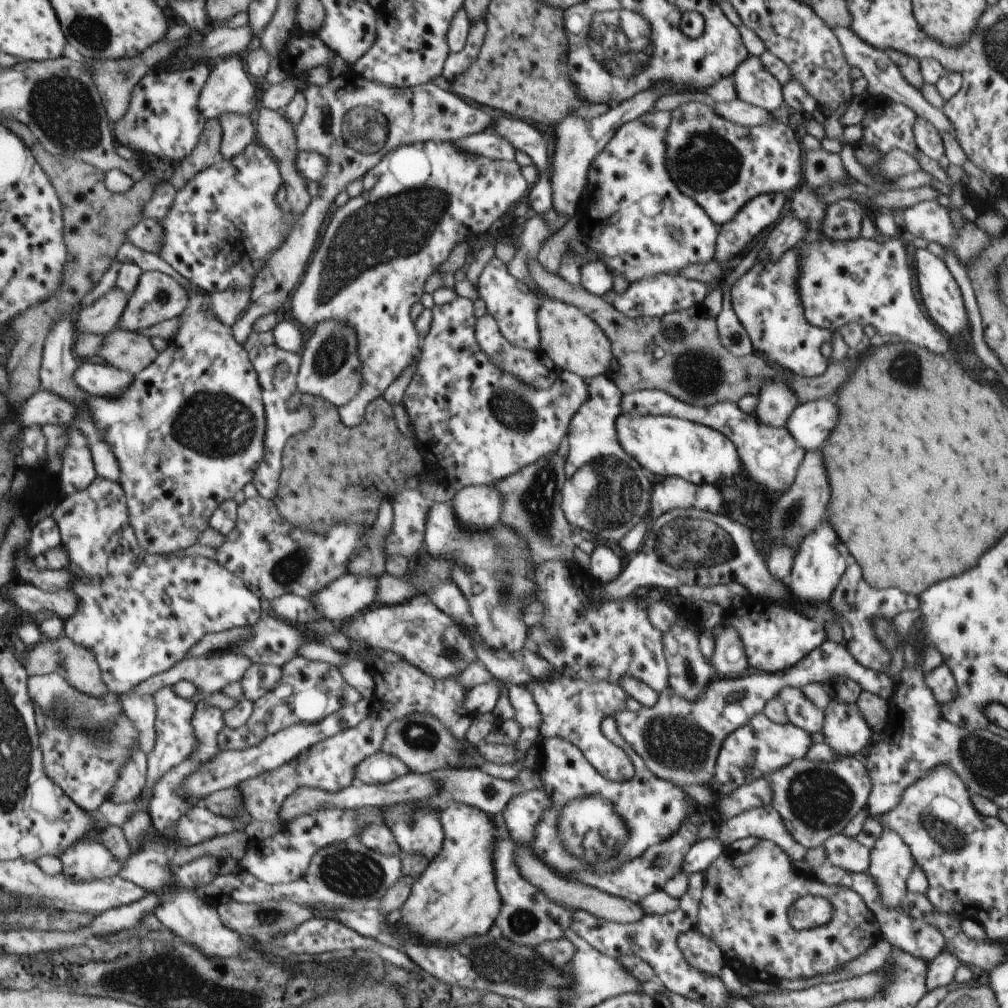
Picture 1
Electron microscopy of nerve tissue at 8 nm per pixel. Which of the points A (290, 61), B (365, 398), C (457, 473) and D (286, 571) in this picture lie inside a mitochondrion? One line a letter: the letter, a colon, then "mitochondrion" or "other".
A: other
B: other
C: other
D: mitochondrion

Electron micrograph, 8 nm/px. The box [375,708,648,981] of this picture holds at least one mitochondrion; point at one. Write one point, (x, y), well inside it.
(587, 835)

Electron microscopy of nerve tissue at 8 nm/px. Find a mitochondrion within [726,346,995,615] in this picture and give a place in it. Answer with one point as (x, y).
(906, 370)

